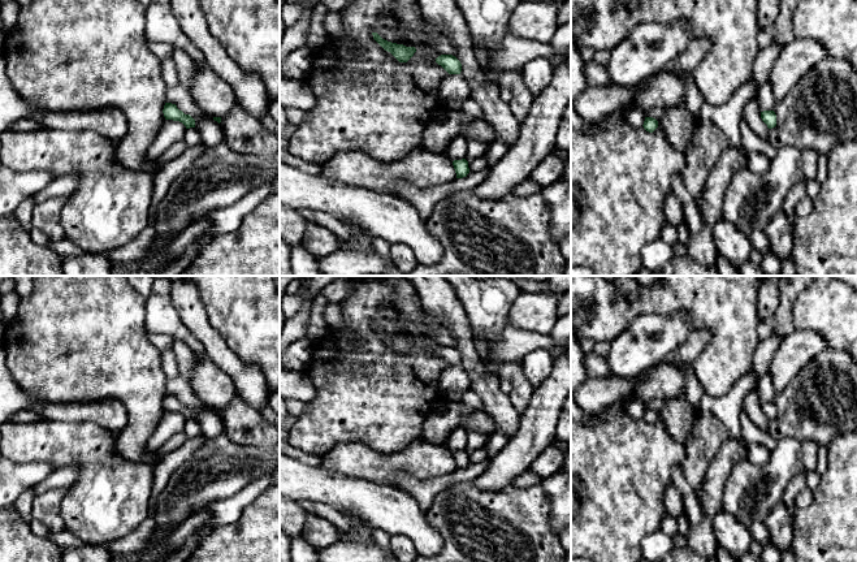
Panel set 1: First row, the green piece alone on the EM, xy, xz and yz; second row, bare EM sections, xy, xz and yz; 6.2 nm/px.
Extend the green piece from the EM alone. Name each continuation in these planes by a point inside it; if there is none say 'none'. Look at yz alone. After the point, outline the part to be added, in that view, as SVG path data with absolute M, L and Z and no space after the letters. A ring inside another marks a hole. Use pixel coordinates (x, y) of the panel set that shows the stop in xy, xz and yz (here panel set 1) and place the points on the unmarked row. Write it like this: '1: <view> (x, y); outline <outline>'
none

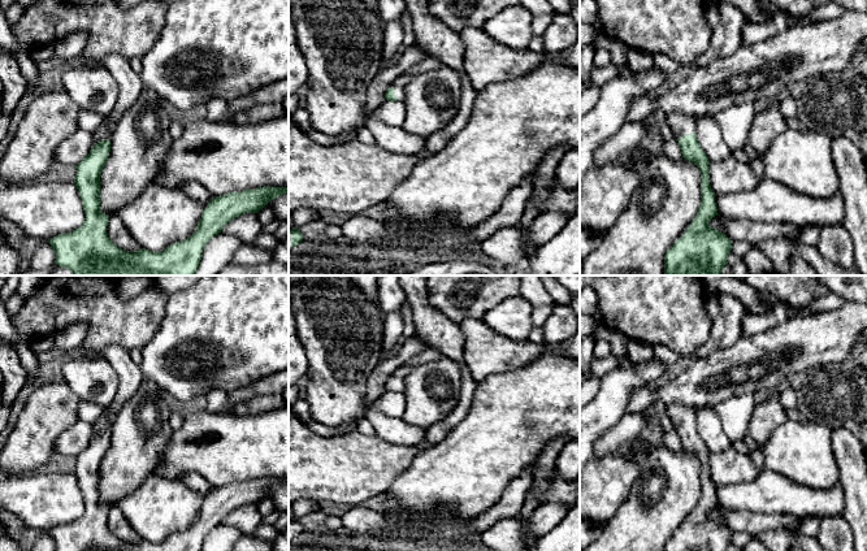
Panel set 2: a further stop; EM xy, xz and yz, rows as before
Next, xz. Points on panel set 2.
1: xz (399, 374); outline M402 365L402 366L396 368L389 377L390 379L395 381L395 387L396 387L398 392L402 392L402 394L404 392L404 379L411 368L412 366Z

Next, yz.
1: yz (681, 415); outline M672 403L664 407L664 415L672 420L677 431L684 425L695 424L697 408L681 403Z

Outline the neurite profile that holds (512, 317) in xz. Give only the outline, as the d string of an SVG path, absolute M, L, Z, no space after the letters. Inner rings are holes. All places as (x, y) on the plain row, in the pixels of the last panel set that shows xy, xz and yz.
M521 296L508 298L487 311L482 322L506 338L526 340L533 329L532 313L533 307Z

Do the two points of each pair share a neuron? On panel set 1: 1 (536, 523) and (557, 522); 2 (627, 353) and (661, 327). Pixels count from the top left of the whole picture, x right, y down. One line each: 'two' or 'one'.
1: two
2: one

